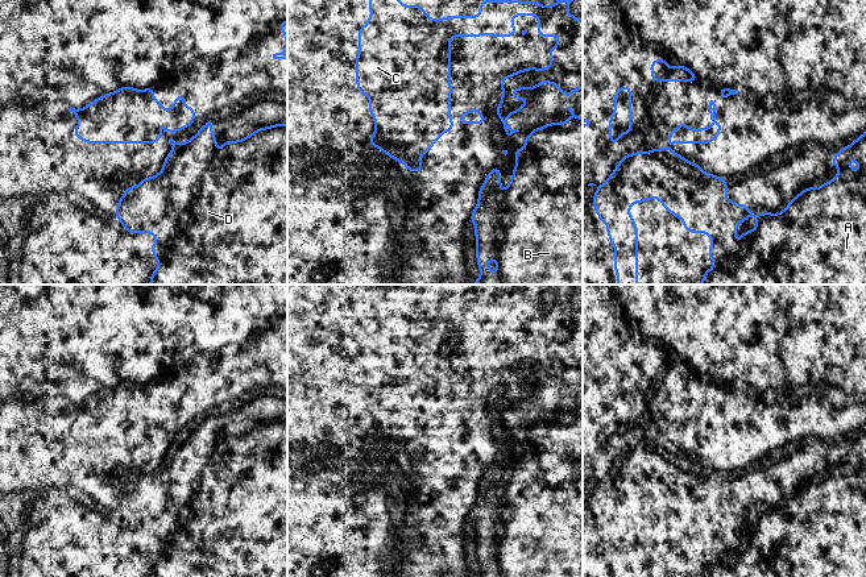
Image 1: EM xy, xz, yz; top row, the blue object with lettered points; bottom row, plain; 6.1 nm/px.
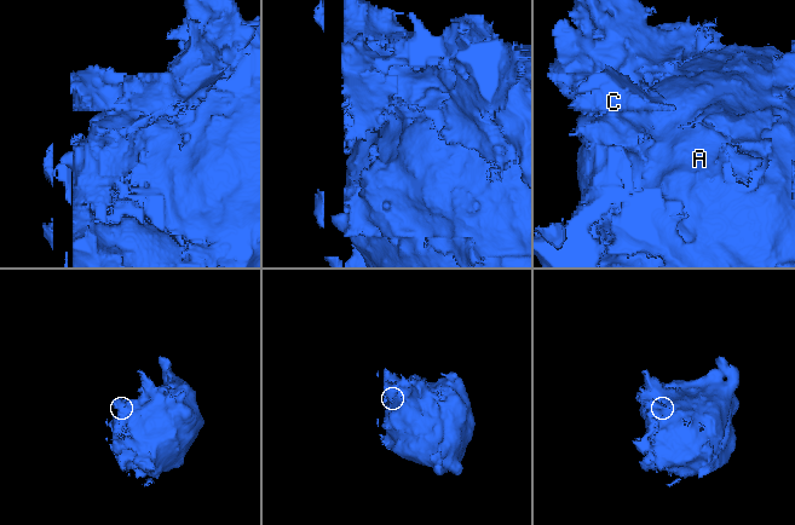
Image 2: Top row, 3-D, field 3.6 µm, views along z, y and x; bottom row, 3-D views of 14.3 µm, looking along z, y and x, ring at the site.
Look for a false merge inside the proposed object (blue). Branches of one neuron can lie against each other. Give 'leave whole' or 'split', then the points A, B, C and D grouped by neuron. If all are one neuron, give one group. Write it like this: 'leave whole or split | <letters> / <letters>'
leave whole | A B C D

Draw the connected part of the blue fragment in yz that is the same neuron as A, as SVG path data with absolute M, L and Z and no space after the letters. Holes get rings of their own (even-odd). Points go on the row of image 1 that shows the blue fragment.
M866 133L844 146L832 163L841 170L832 180L804 188L779 213L755 216L726 198L722 177L705 173L668 146L627 153L592 199L598 220L609 224L605 232L614 245L614 273L620 277L616 285L638 285L638 227L627 209L651 198L680 217L689 233L707 233L713 240L709 258L714 266L700 285L866 285ZM753 216L755 229L743 232L737 244L736 228Z

